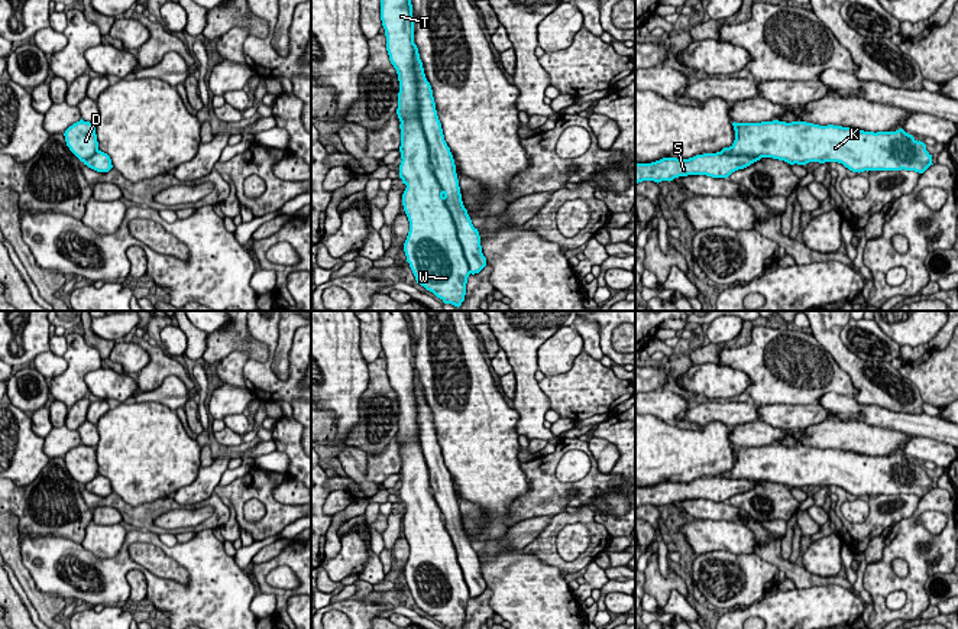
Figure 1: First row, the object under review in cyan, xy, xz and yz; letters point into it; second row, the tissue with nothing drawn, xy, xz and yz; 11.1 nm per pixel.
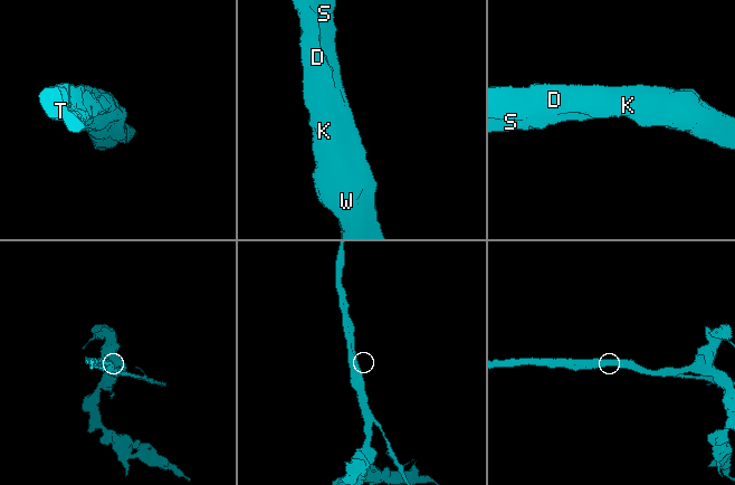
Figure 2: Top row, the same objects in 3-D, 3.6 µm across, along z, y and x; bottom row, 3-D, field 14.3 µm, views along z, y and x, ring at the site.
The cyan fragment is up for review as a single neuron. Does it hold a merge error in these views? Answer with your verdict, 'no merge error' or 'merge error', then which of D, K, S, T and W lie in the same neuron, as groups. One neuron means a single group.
no merge error; groups D K S T W

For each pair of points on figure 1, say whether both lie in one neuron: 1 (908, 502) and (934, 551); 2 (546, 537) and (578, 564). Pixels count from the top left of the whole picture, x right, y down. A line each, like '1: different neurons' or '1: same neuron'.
1: different neurons
2: same neuron

